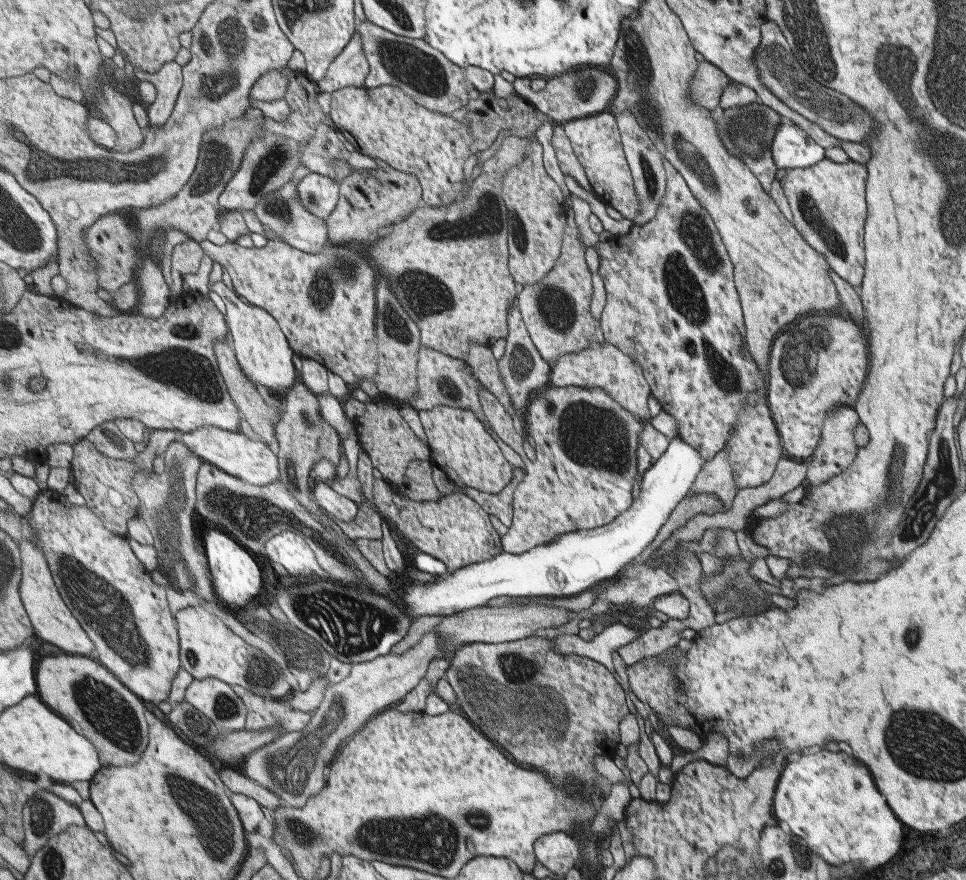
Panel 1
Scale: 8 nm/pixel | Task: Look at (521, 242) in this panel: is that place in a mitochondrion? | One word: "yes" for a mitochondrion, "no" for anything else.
yes

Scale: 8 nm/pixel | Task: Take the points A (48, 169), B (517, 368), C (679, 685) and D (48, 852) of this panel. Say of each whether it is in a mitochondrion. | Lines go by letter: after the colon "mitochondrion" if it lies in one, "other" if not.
A: mitochondrion
B: mitochondrion
C: other
D: mitochondrion

